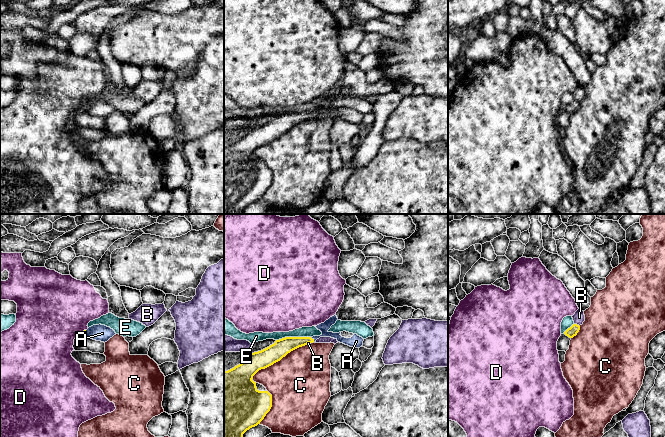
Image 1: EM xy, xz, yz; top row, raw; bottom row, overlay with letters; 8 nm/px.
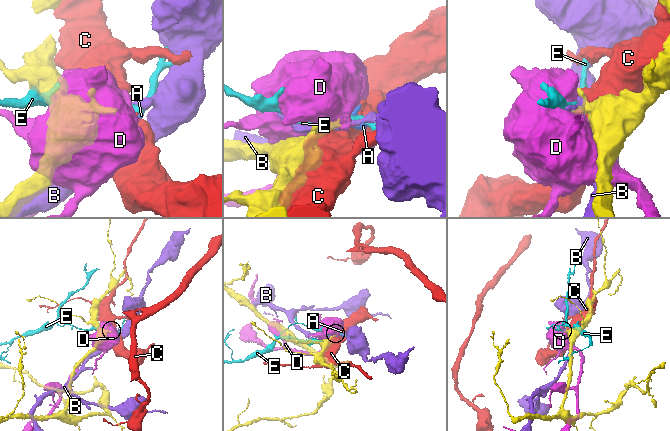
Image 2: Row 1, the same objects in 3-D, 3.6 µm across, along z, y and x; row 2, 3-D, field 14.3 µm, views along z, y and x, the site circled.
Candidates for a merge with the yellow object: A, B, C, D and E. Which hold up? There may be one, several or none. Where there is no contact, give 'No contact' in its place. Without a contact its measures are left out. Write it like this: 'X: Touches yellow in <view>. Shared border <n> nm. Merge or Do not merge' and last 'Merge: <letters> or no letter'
A: Touches yellow in xz. Shared border 50 nm. Merge
B: Touches yellow in yz. Shared border 50 nm. Do not merge
C: Touches yellow in xz. Shared border 550 nm. Do not merge
D: Touches yellow in xy. Shared border 40 nm. Do not merge
E: Touches yellow in xz. Shared border 280 nm. Do not merge
Merge: A

